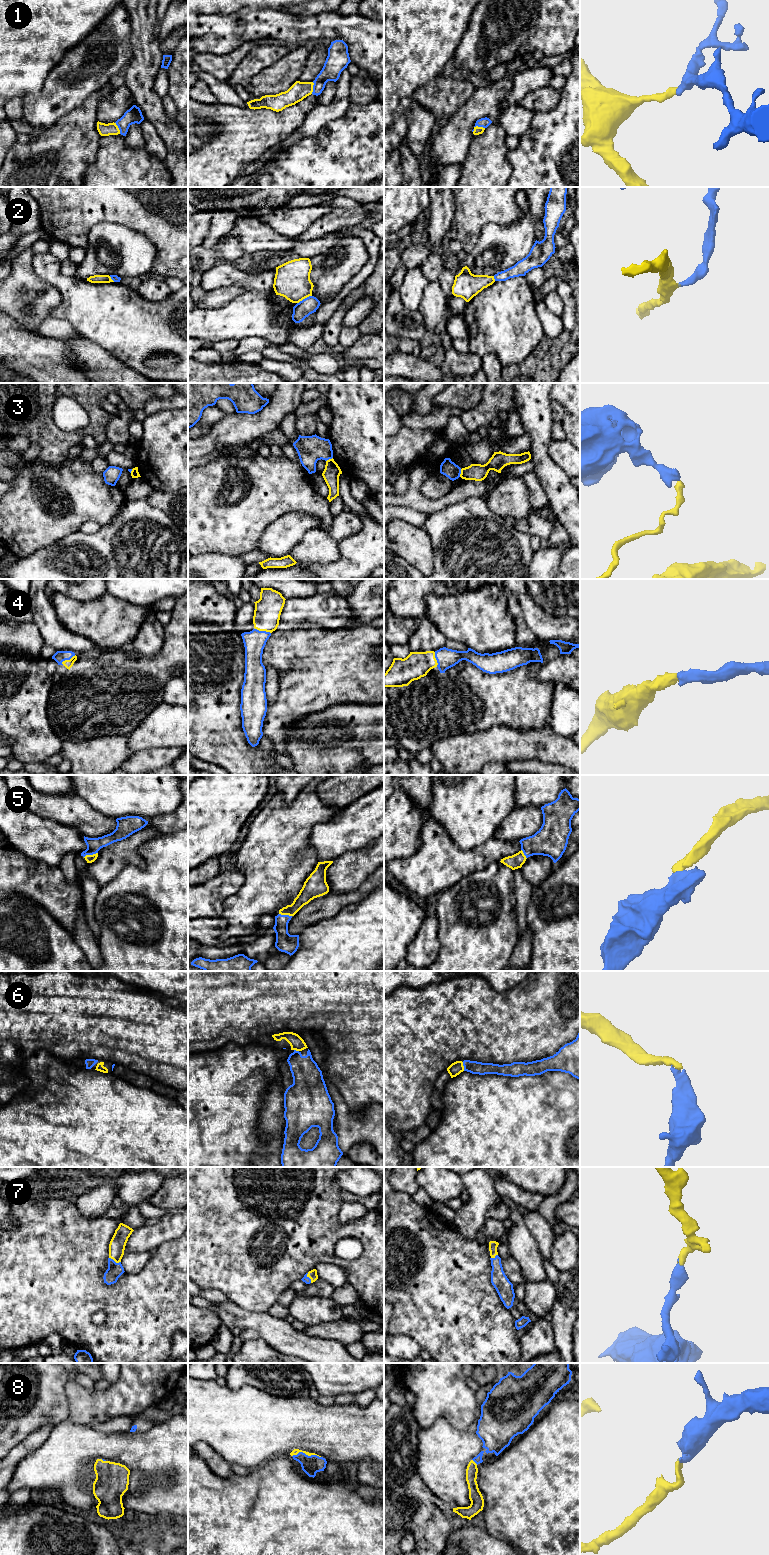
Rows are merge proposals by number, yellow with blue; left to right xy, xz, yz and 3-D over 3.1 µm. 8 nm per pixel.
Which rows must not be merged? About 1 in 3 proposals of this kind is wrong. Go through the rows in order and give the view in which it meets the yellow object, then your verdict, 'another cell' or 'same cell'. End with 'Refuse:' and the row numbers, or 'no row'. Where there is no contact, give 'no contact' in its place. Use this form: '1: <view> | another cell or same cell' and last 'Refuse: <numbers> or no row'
1: xz | same cell
2: xz | another cell
3: yz | another cell
4: xy | same cell
5: xy | same cell
6: yz | same cell
7: xy | same cell
8: xz | same cell
Refuse: 2, 3

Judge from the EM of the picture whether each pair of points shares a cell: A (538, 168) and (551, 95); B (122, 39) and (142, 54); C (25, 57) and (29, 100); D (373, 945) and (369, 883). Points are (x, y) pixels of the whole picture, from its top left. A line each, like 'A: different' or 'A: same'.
A: different
B: different
C: different
D: different

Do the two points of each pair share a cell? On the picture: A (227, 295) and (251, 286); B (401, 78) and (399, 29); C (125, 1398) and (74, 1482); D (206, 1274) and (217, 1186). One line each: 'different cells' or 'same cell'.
A: different cells
B: same cell
C: different cells
D: same cell

